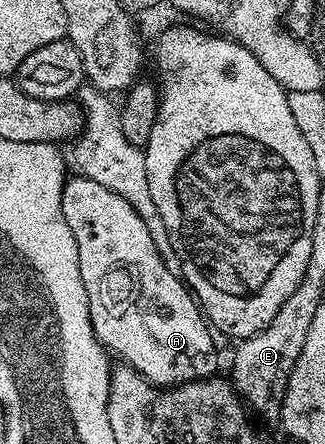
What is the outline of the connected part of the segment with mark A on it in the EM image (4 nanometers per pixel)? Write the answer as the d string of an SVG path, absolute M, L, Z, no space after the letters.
M83 177L75 178L69 178L64 184L62 213L64 223L70 225L73 244L78 249L81 283L86 285L86 297L90 301L88 322L101 347L113 356L120 355L116 357L158 387L171 389L178 383L192 383L195 379L215 376L218 350L212 344L213 328L183 278L158 253L146 221L142 221L130 201L106 189L106 185L98 185L98 181Z

